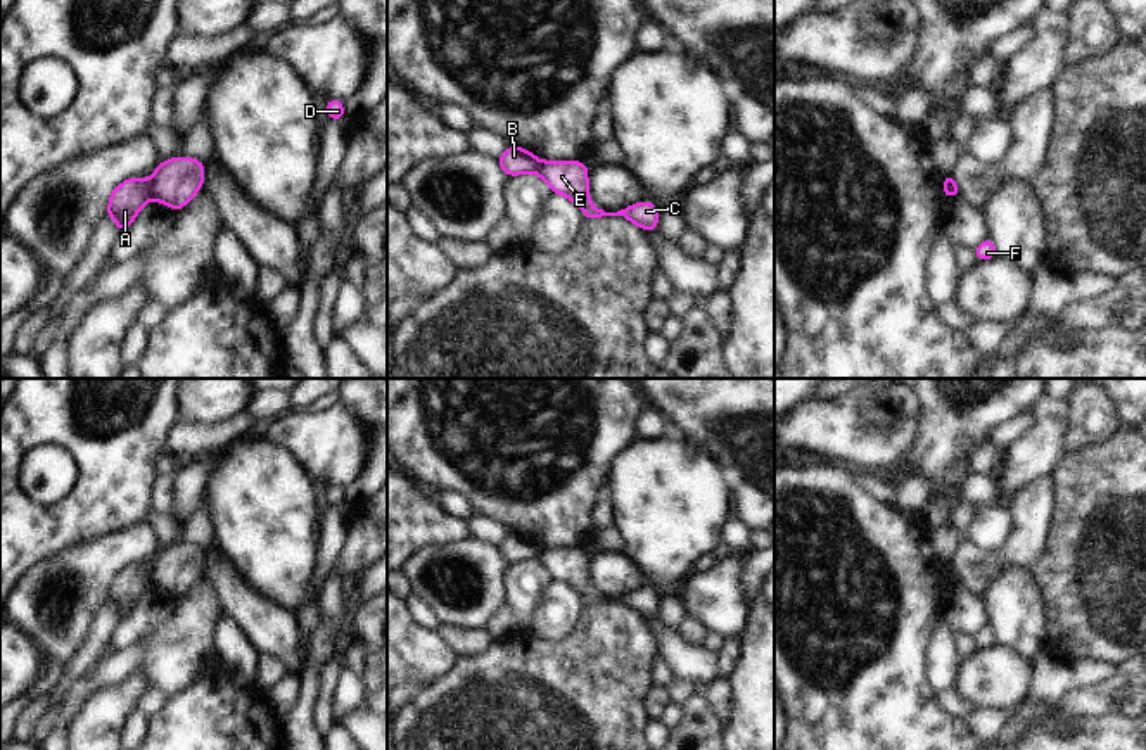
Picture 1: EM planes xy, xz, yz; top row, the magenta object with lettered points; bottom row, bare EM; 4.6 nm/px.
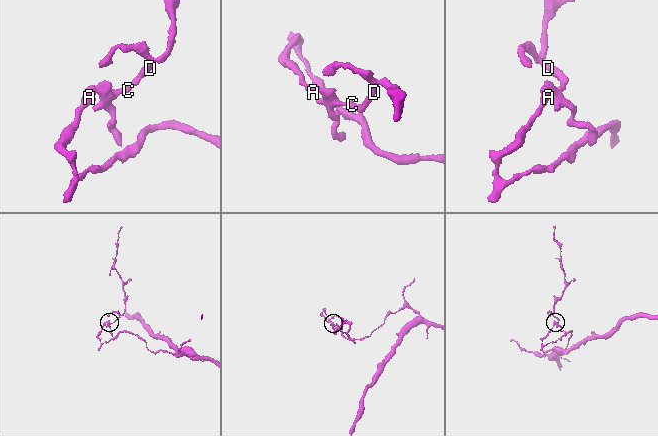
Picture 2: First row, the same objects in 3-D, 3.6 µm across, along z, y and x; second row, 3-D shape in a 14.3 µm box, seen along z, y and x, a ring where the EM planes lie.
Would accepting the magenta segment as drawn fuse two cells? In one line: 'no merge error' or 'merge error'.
merge error

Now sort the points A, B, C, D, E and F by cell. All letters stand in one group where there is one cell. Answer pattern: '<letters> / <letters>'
A B / C D E F

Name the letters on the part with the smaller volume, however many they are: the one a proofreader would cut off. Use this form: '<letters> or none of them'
C, D, E, F

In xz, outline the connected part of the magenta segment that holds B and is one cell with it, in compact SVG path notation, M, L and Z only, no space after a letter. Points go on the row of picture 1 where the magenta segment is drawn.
M510 143L510 147L501 152L498 164L505 175L513 178L517 175L536 173L541 161L532 152Z

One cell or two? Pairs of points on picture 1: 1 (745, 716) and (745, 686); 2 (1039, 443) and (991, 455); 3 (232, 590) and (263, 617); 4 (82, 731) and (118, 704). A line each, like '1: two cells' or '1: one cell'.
1: one cell
2: two cells
3: one cell
4: one cell

